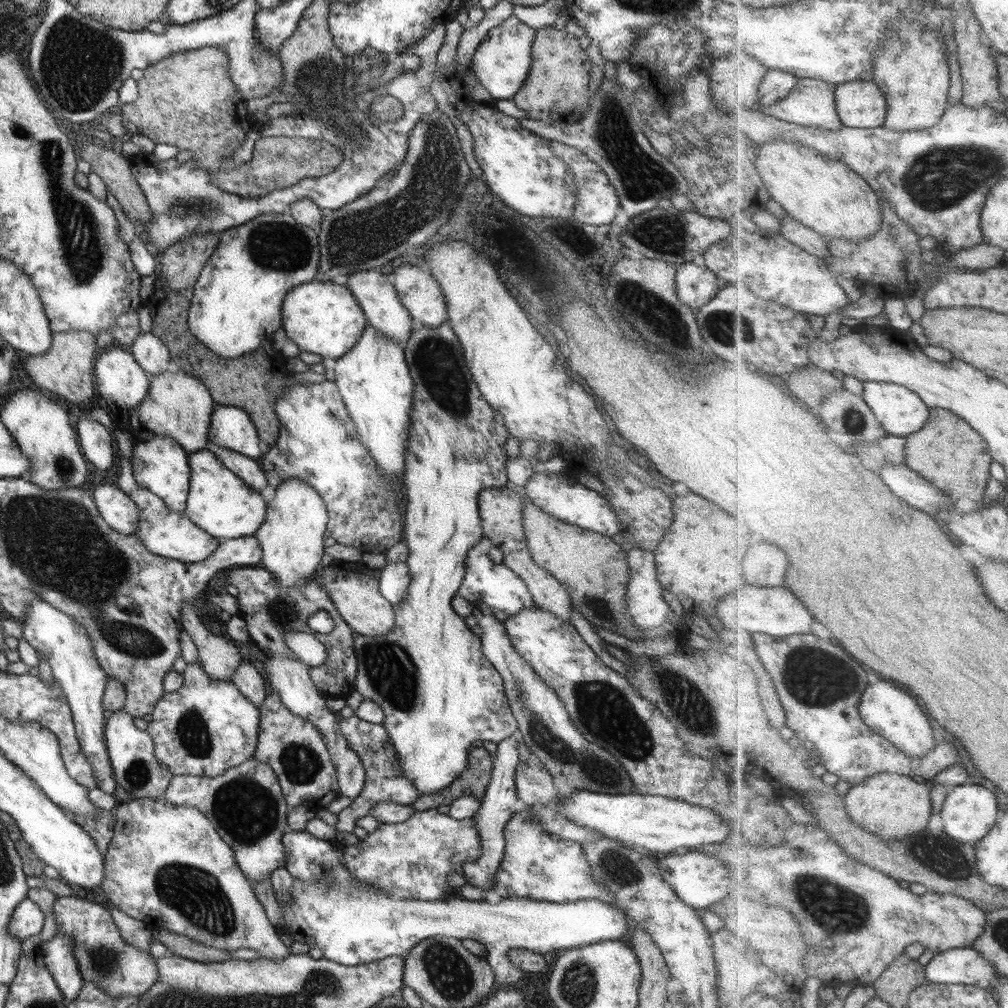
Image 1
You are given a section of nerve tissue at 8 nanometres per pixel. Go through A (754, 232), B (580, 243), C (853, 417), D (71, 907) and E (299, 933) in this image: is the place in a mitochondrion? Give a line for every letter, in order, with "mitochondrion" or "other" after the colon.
A: other
B: other
C: mitochondrion
D: other
E: other

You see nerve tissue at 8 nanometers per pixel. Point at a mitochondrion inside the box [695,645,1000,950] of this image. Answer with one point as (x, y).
(851, 914)

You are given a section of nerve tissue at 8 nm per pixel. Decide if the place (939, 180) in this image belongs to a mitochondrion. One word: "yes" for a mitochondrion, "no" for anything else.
yes

